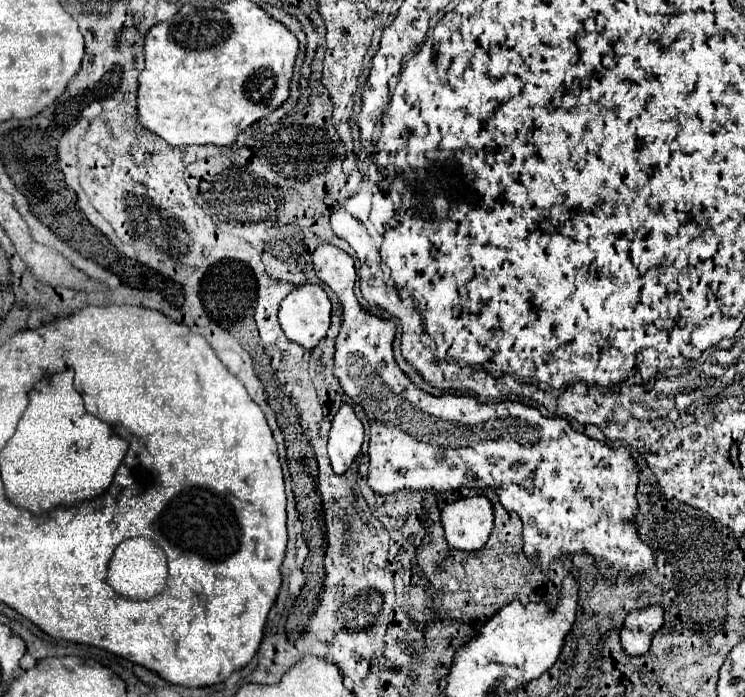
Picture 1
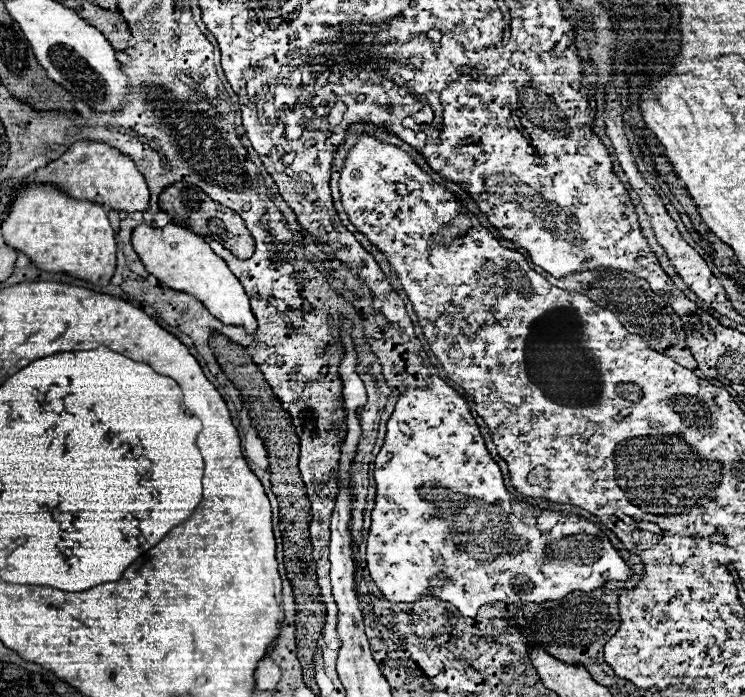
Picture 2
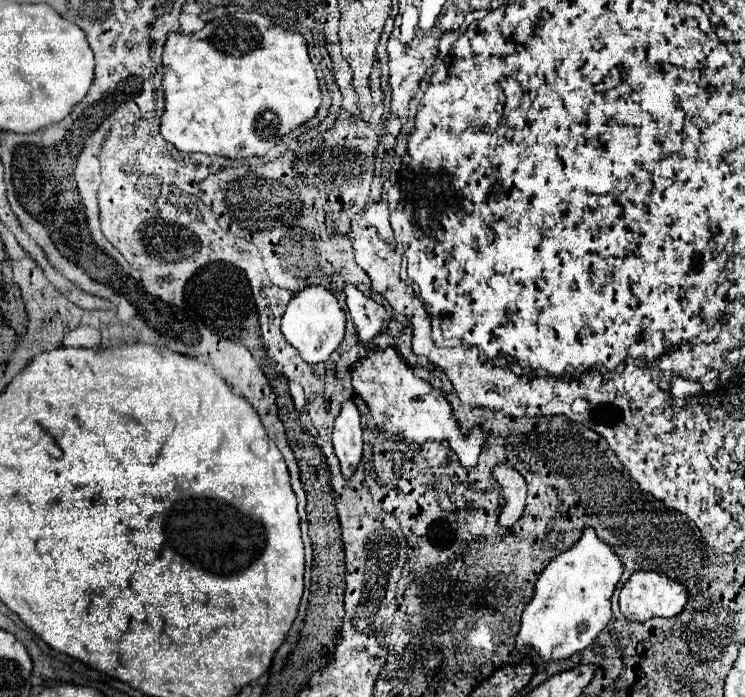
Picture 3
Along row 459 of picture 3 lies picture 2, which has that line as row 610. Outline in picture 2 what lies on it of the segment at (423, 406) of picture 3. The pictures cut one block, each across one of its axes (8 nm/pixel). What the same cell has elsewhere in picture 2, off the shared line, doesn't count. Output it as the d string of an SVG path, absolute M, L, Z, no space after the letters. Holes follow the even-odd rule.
M430 376L432 384L424 390L418 390L416 394L406 394L406 396L398 396L396 402L396 410L388 420L388 432L386 432L386 440L384 446L380 448L376 460L374 460L374 478L376 478L376 506L372 510L372 526L368 532L368 550L366 550L366 562L368 562L368 572L372 576L372 580L376 582L376 586L380 588L380 592L384 594L386 600L390 602L418 602L422 596L434 596L440 598L444 602L454 604L462 616L474 618L478 608L484 604L494 604L494 602L536 602L542 604L546 600L560 600L566 594L574 592L574 590L582 590L582 592L592 592L600 586L604 586L610 580L628 580L632 576L630 566L620 558L620 554L612 548L608 536L596 528L592 522L588 522L586 518L580 518L576 514L560 514L560 512L546 512L546 510L536 510L534 506L526 506L524 514L522 512L522 504L514 500L514 496L506 490L504 480L502 480L502 472L498 468L498 464L490 458L486 446L484 446L484 438L480 436L480 430L474 422L474 418L470 416L468 404L466 400L452 390L440 376Z

